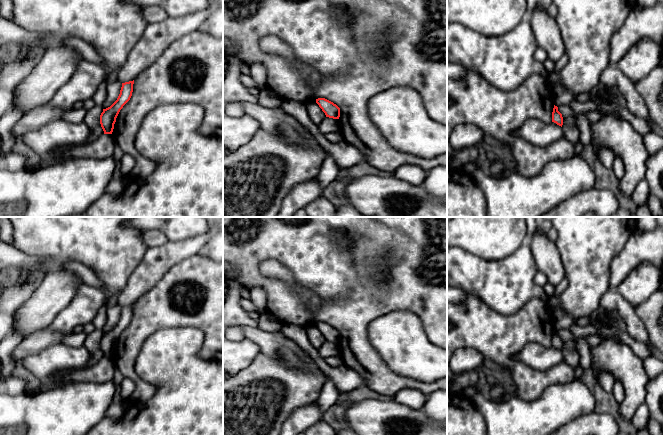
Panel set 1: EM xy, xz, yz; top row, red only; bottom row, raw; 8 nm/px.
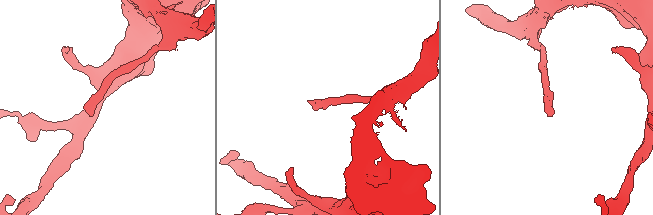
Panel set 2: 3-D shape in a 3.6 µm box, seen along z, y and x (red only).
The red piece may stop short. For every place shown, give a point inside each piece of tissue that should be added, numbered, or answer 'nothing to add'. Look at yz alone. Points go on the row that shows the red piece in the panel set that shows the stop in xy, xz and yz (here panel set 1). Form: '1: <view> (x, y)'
nothing to add

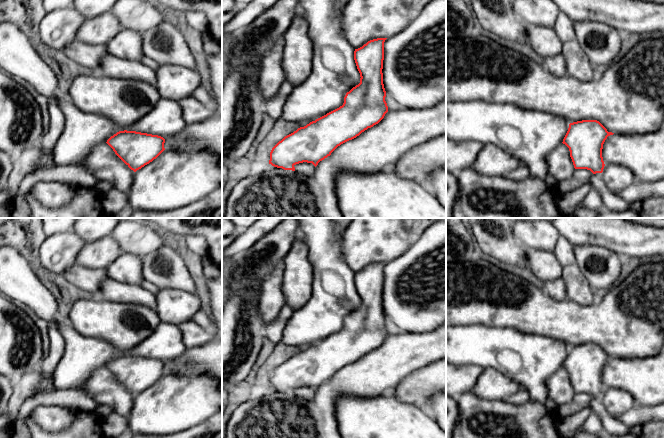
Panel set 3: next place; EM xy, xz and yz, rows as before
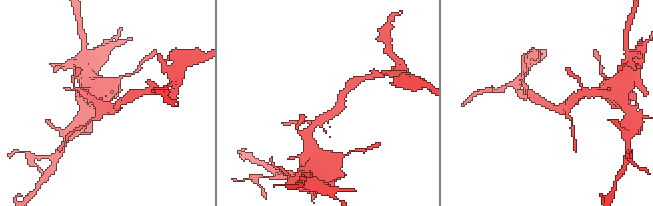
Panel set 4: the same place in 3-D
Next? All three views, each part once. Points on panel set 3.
nothing to add

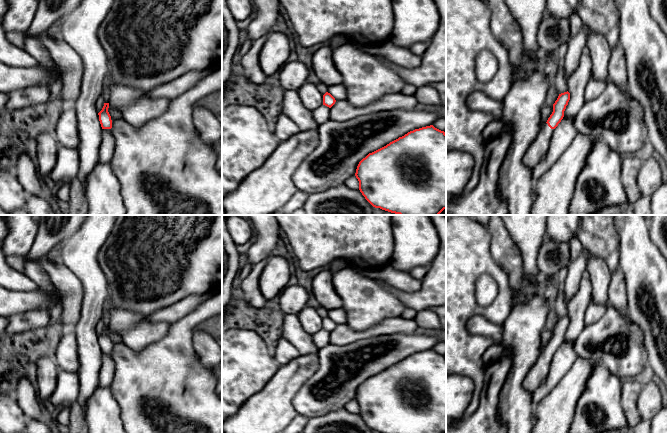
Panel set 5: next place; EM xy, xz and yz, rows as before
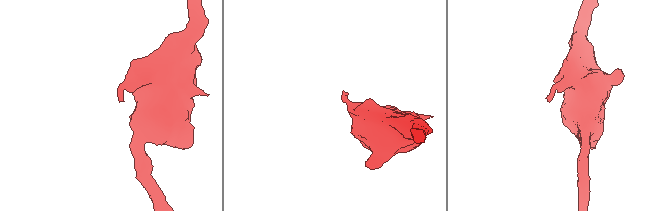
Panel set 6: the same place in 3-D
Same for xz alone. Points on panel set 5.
1: xz (321, 114)

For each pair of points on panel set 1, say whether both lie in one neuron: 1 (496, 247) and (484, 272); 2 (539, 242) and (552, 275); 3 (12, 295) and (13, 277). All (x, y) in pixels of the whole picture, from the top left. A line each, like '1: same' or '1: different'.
1: different
2: same
3: different

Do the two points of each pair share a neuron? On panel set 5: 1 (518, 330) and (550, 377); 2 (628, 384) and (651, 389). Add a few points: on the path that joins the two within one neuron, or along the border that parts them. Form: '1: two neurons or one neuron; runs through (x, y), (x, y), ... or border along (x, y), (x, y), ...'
1: two neurons; border along (541, 350), (536, 363), (525, 378)
2: two neurons; border along (642, 386), (636, 402), (637, 410)

